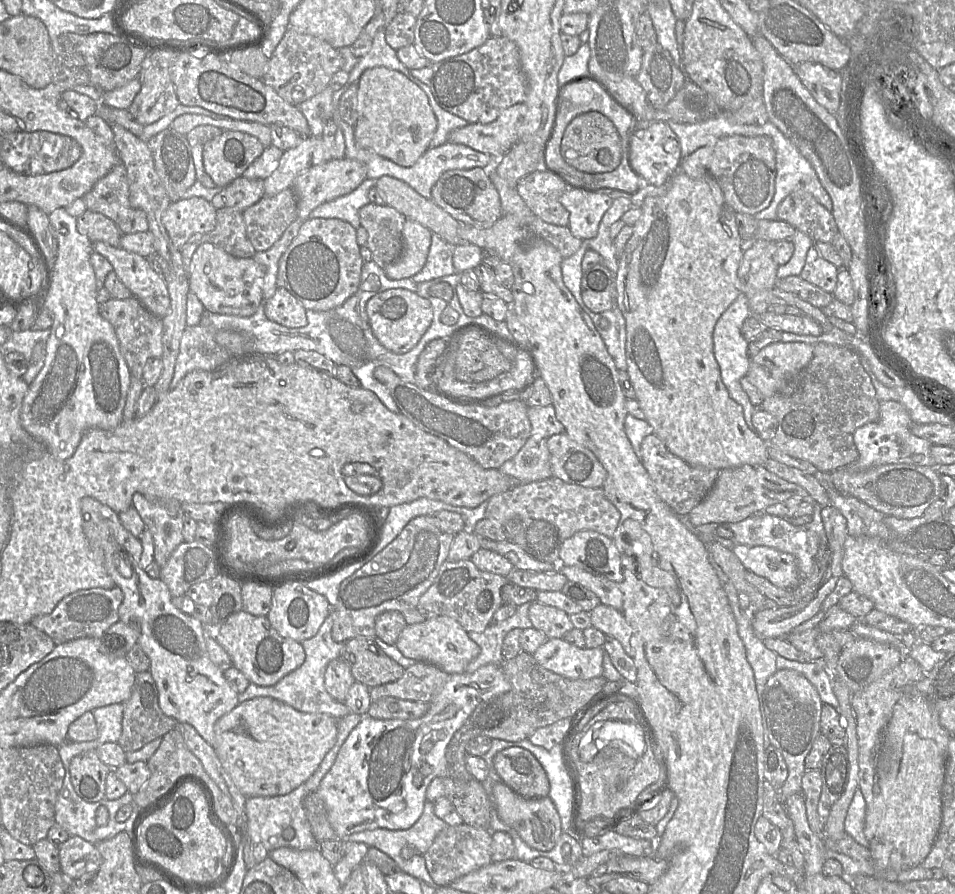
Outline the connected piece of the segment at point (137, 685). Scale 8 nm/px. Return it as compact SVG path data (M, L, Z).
M150 671L137 672L130 698L123 703L122 735L118 741L125 752L141 749L146 744L163 737L177 726L174 718L166 716L160 708L158 689Z

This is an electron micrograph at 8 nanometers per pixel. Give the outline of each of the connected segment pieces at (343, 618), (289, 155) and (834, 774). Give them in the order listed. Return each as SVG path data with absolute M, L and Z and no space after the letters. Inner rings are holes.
M428 515L411 519L391 543L341 583L338 601L330 611L333 640L346 642L355 637L373 639L376 637L375 620L379 614L390 610L404 612L416 608L420 597L433 584L441 565L447 559L453 538L454 535L442 532L430 523Z
M302 137L296 147L283 152L276 170L263 180L264 196L274 196L292 188L299 174L330 159L322 137Z
M833 746L820 768L822 788L818 802L818 815L826 824L832 806L840 799L849 779L849 759L845 746Z

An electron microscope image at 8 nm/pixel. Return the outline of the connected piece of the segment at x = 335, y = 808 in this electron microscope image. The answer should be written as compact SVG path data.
M487 664L472 673L451 675L442 690L430 701L429 710L421 718L381 720L364 716L350 732L335 763L315 791L325 804L328 821L337 838L346 840L353 833L378 828L411 828L423 813L430 783L434 778L441 777L446 770L446 749L454 734L481 703L509 689L510 683L501 665Z

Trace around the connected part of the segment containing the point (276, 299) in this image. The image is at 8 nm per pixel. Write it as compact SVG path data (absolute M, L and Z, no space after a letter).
M277 287L274 295L266 301L264 312L269 320L288 328L300 328L308 323L306 309L285 288Z

